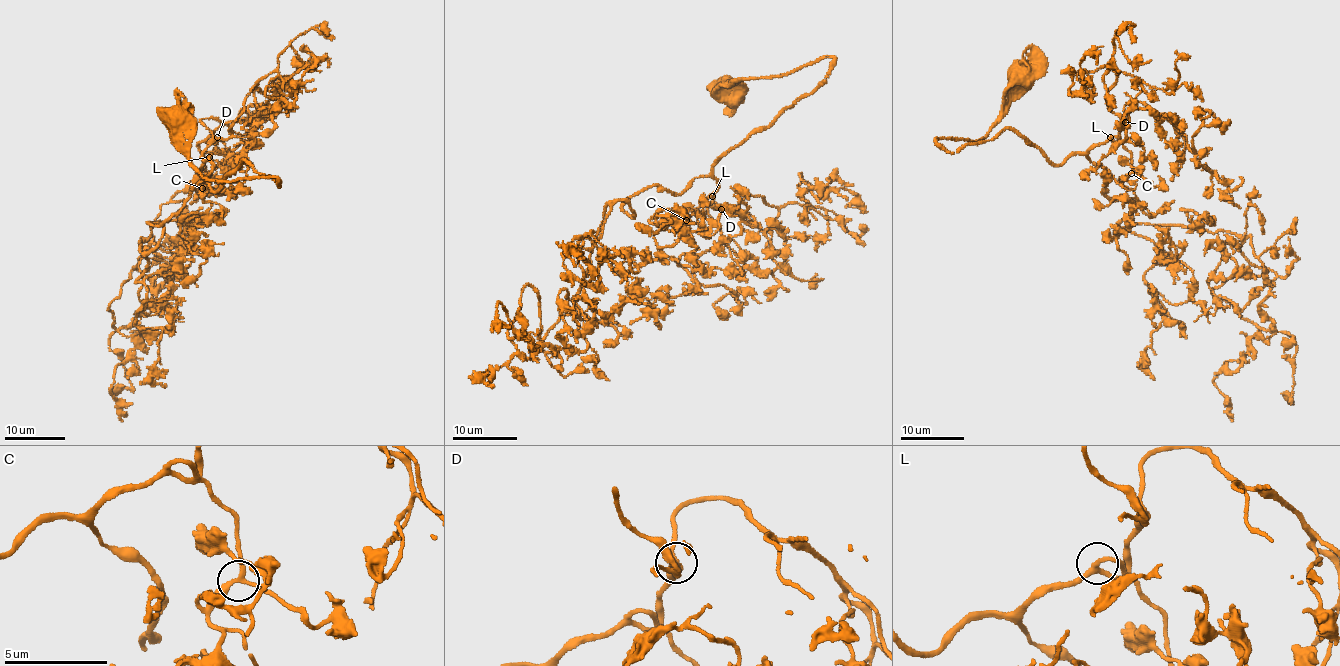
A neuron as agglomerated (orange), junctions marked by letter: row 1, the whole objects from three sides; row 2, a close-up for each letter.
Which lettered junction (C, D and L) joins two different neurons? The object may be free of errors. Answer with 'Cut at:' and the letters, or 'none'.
Cut at: none

